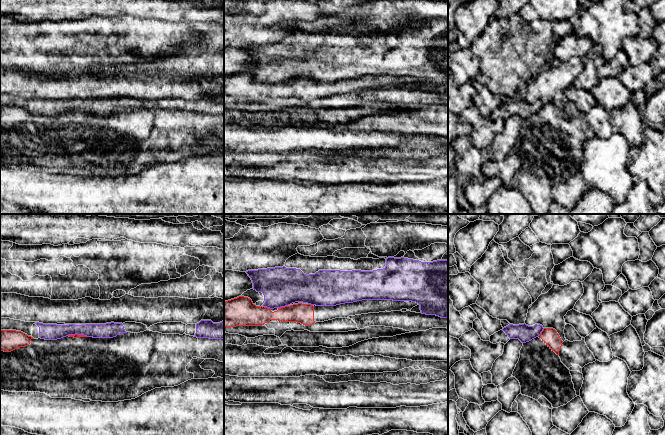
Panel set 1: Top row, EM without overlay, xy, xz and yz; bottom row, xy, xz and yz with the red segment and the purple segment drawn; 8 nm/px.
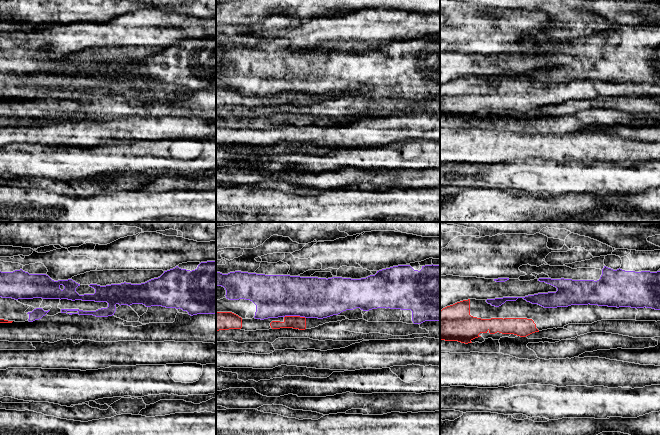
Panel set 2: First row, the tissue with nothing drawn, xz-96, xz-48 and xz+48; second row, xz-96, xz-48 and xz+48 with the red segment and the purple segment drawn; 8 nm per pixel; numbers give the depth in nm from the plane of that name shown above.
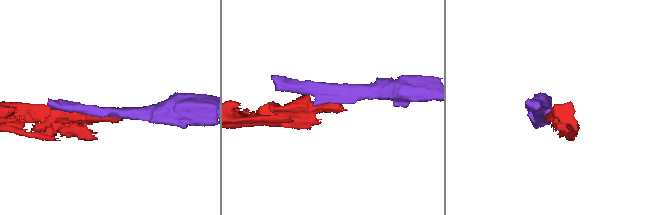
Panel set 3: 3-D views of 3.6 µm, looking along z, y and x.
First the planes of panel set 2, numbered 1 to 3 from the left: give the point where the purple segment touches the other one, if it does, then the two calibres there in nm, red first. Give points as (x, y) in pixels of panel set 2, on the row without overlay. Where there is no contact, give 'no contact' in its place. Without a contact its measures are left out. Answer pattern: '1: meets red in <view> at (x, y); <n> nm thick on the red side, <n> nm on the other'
1: no contact
2: meets red in xz-48 at (295, 92); 110 nm thick on the red side, 340 nm on the other
3: no contact

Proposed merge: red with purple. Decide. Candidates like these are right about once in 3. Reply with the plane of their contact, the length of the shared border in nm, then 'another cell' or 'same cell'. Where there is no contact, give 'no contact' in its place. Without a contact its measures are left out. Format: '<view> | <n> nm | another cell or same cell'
xz | 80 nm | another cell

